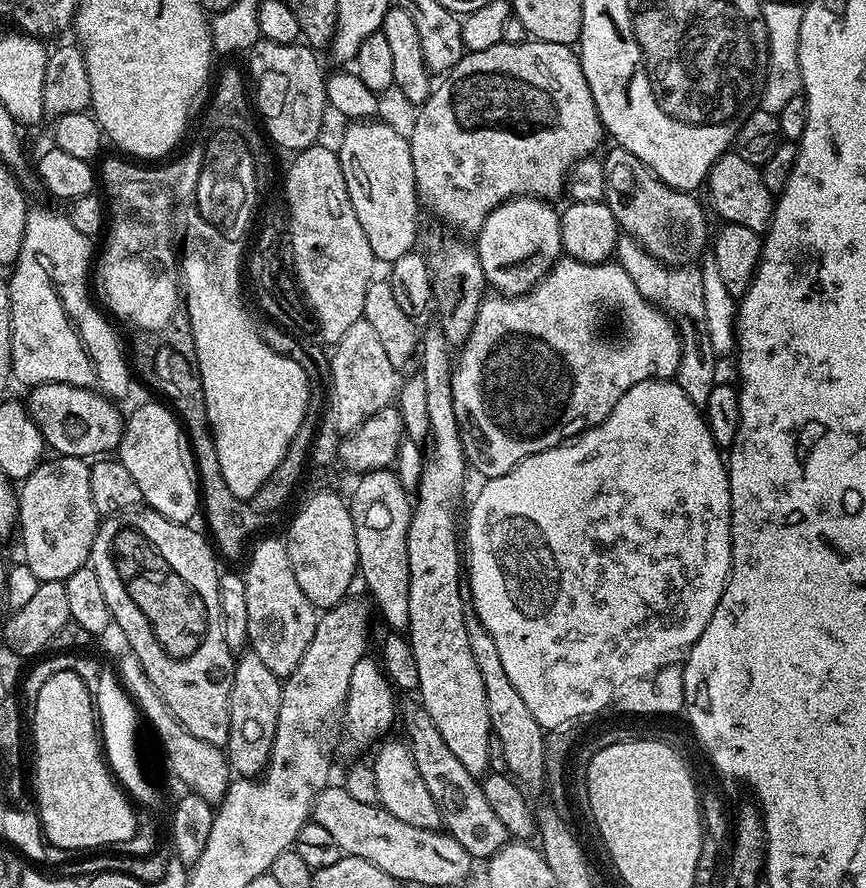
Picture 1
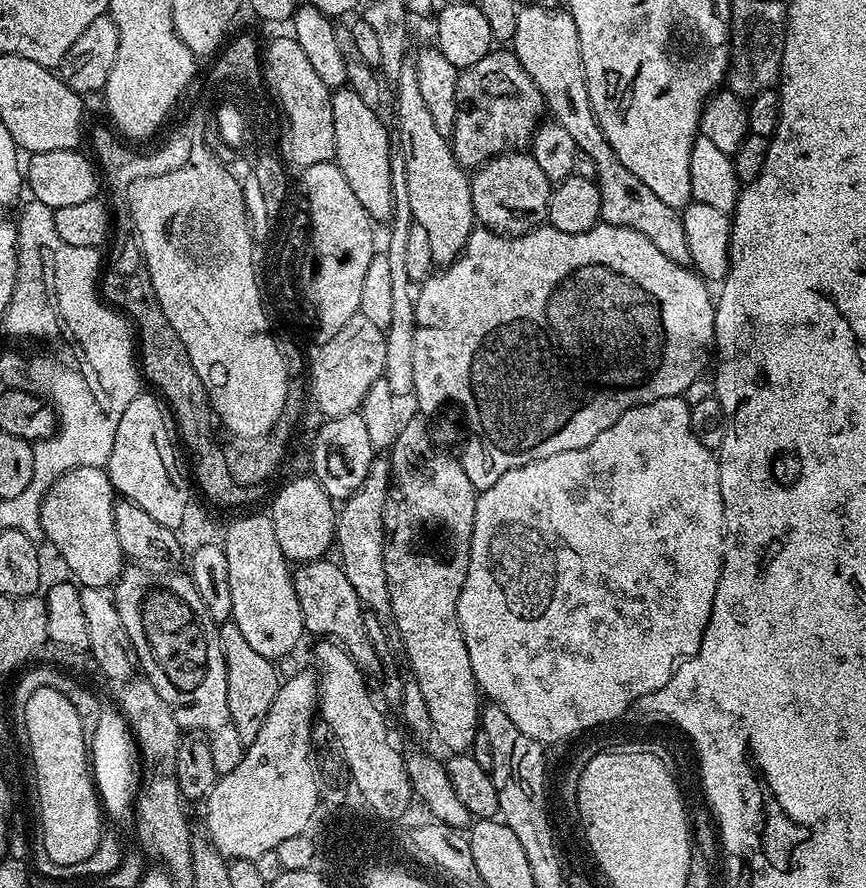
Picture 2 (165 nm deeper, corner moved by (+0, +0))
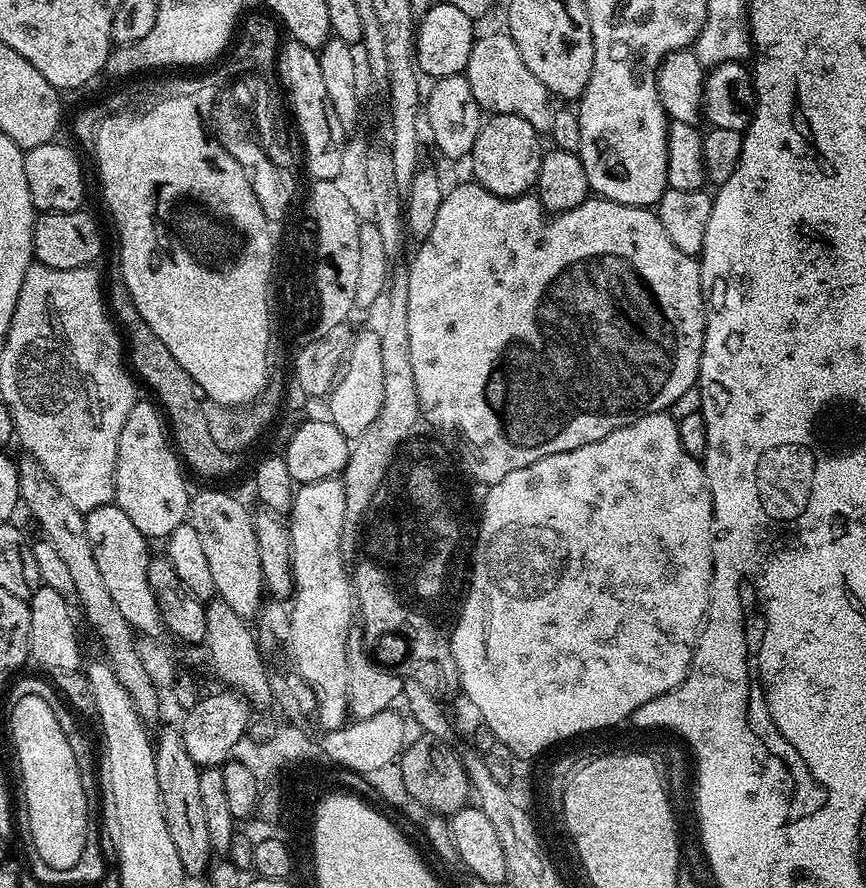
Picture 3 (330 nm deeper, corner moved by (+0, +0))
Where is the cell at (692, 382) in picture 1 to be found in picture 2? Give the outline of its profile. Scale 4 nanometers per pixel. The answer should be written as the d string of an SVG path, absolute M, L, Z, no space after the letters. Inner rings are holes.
M521 7L518 30L514 30L510 48L544 95L547 111L550 116L552 112L554 123L562 126L562 130L567 130L574 137L577 149L594 160L594 179L600 191L601 221L646 234L646 238L650 238L650 242L654 242L654 246L658 246L666 258L675 264L687 265L688 246L683 215L677 209L666 206L666 202L662 202L662 198L658 198L658 194L654 194L654 190L650 190L642 178L634 178L634 174L622 166L618 154L614 154L614 146L606 142L606 134L602 134L602 126L594 114L586 86L578 26L574 26L574 18L559 7Z

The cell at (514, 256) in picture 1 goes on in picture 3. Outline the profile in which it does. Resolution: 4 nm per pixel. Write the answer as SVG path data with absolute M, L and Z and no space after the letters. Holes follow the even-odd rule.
M492 114L481 123L480 133L472 147L470 163L475 183L480 184L490 194L499 196L523 196L531 193L536 187L538 170L540 169L541 133L526 122L526 118L518 118L518 114Z

